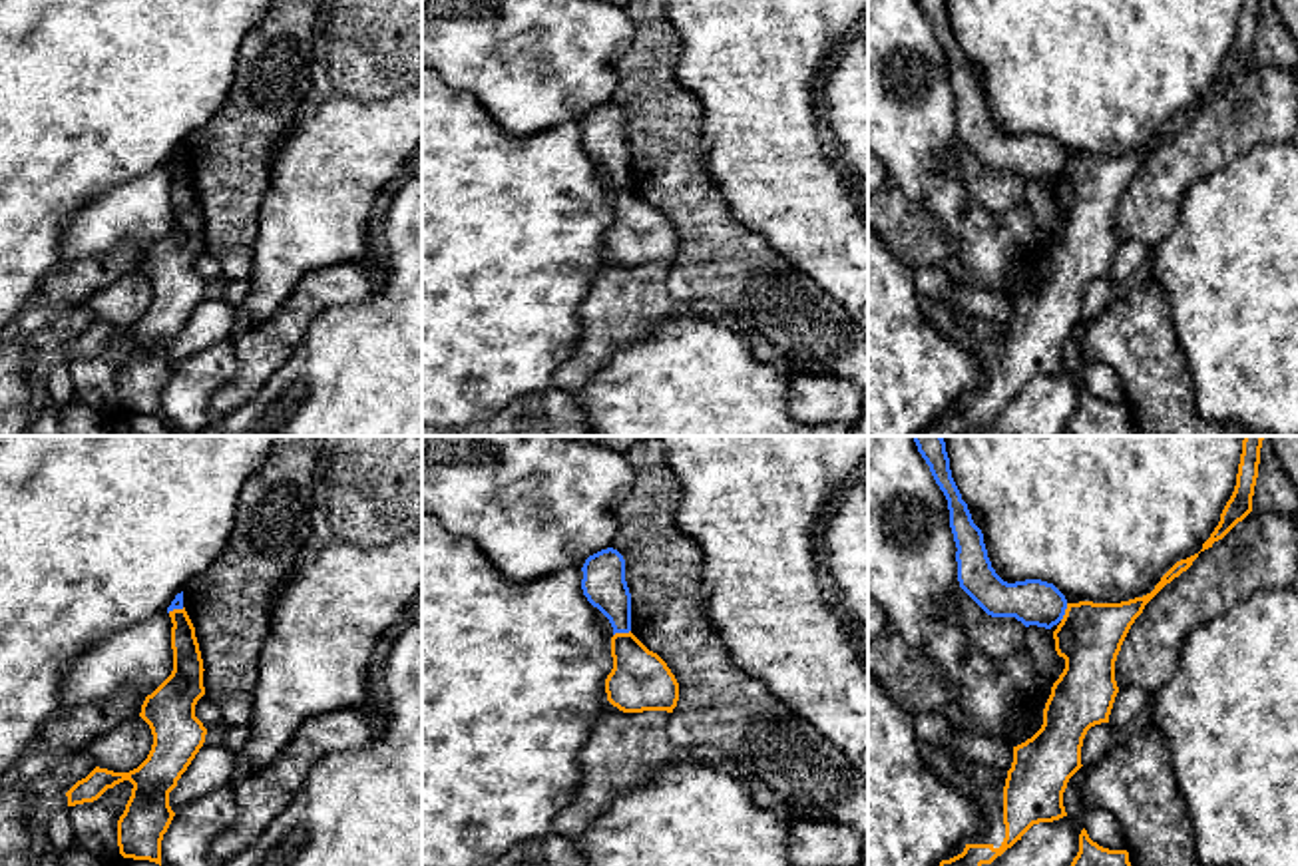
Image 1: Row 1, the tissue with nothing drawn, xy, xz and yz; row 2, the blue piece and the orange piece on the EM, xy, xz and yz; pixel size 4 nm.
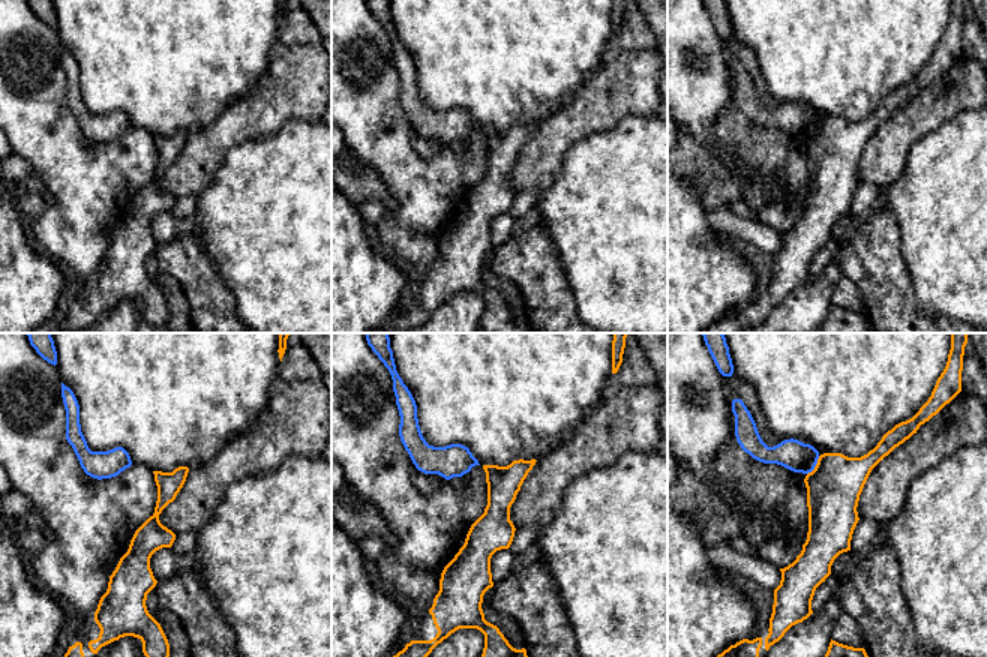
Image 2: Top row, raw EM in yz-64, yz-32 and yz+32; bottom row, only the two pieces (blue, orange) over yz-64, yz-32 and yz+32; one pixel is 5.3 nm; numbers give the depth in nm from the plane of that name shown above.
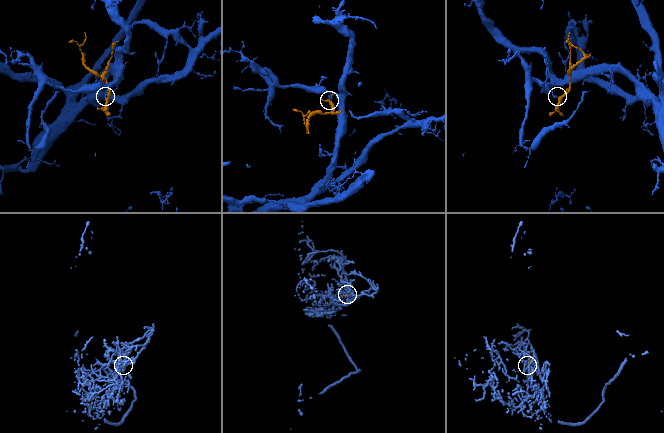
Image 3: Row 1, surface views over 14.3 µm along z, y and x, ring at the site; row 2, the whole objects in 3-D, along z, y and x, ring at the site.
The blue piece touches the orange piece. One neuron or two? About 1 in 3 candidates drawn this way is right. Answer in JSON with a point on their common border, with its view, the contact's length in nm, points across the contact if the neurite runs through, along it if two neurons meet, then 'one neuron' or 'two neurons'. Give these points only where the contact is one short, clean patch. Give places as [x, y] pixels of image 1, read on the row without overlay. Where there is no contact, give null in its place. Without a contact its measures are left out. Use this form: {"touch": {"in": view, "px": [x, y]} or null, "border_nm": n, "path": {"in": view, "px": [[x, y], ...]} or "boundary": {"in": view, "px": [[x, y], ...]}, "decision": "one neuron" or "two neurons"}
{"touch": {"in": "xz", "px": [622, 186]}, "border_nm": 80, "boundary": {"in": "xz", "px": [[630, 184], [614, 190]]}, "decision": "two neurons"}

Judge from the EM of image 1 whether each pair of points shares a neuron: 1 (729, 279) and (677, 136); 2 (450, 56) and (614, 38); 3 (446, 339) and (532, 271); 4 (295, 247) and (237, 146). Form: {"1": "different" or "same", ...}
{"1": "same", "2": "same", "3": "same", "4": "different"}

